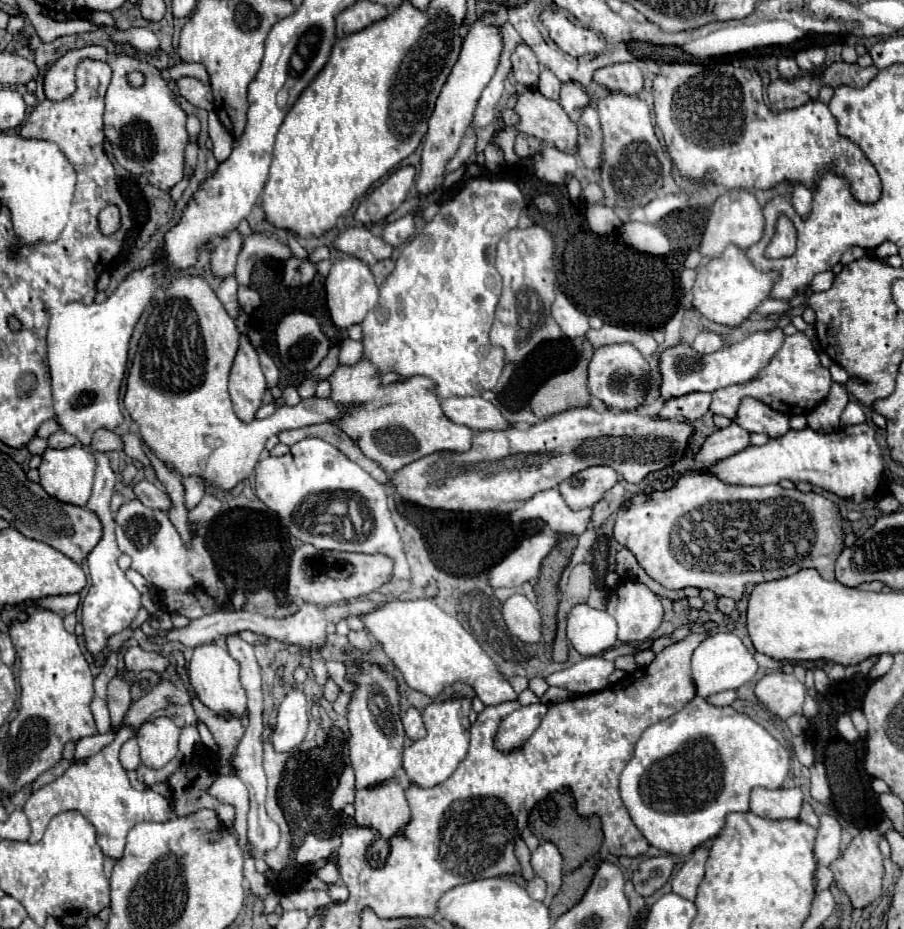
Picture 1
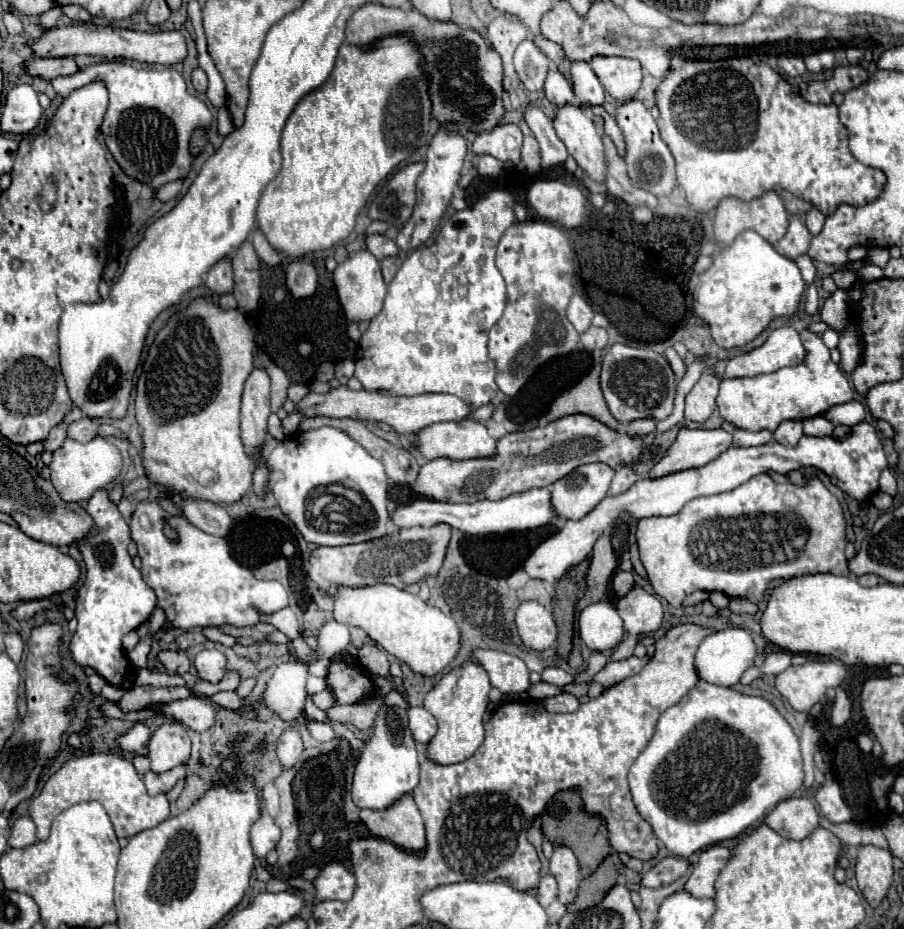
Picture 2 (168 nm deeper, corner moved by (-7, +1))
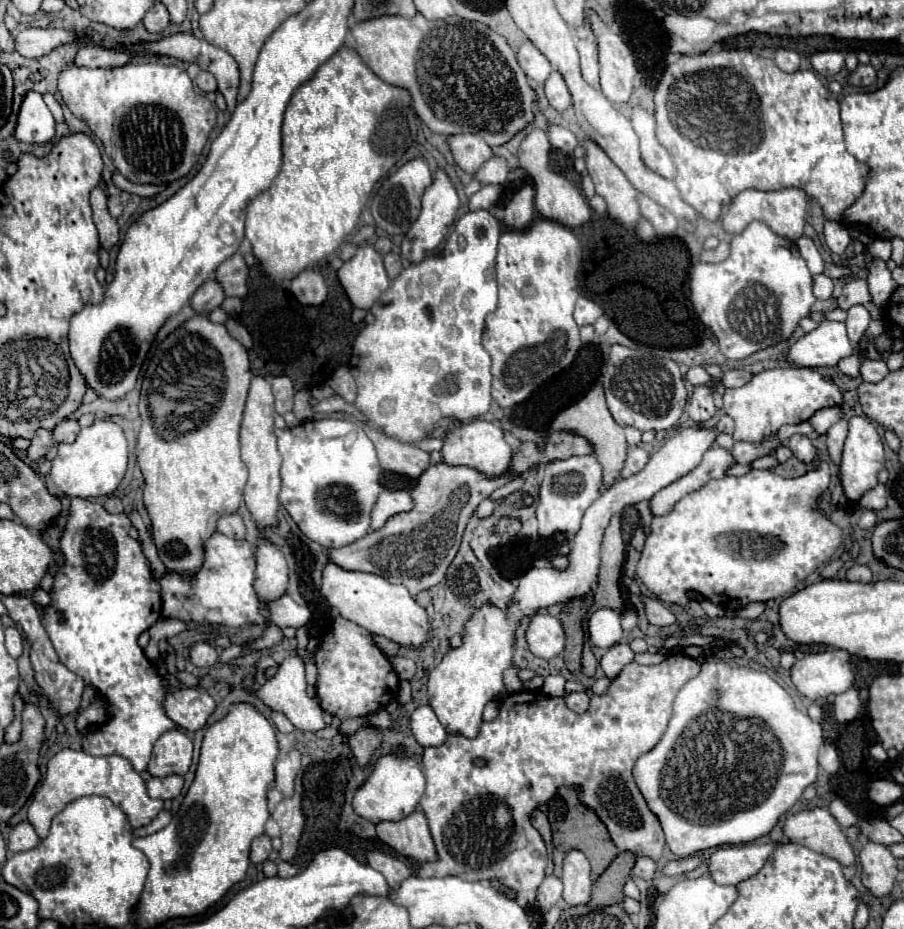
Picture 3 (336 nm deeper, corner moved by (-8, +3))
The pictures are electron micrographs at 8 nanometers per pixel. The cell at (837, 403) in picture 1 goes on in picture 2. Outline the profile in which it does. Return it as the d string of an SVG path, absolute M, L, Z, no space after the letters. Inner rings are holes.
M822 416L806 418L802 424L804 424L804 434L806 436L832 436L832 430L834 430L834 424L830 424Z

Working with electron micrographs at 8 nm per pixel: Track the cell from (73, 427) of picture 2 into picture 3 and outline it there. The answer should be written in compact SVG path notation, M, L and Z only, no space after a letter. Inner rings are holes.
M65 418L63 422L59 422L59 426L55 426L53 434L55 434L55 440L57 442L73 442L79 434L81 426L77 420L71 420L71 418Z

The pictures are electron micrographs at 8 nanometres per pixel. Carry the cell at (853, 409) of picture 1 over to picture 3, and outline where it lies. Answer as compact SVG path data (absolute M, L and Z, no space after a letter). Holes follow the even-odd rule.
M831 406L831 408L823 408L823 410L817 410L809 422L815 426L815 430L819 430L821 434L825 434L829 430L829 426L833 426L837 420L843 418L843 410L841 406Z

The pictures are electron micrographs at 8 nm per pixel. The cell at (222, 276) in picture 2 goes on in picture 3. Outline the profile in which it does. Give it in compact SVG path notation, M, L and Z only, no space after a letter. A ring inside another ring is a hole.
M209 278L191 298L197 314L209 314L213 308L221 306L223 300L225 300L225 290L215 278Z

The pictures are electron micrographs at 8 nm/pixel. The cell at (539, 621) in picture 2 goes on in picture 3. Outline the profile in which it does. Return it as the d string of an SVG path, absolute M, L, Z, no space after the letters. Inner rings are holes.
M535 612L529 618L525 638L527 638L529 650L543 660L549 660L563 652L565 634L563 634L561 622L547 612Z

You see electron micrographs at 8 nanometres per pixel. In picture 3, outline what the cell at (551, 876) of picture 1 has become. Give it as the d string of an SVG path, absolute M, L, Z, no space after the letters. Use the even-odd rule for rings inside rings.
M569 850L563 860L563 900L569 906L579 906L589 902L591 894L591 868L583 852Z

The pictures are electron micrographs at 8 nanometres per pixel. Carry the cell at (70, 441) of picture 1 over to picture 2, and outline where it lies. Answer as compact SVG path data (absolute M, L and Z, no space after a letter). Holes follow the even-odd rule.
M60 424L50 430L50 436L44 440L44 450L54 452L64 444L64 440L66 440L66 428L64 428L64 424Z

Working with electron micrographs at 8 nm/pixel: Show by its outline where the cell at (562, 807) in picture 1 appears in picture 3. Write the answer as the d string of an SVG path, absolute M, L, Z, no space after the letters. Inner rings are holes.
M559 788L557 794L547 802L547 808L549 808L549 818L551 818L551 828L553 828L553 846L557 846L561 852L575 848L587 854L591 862L591 876L599 878L599 874L603 874L603 870L619 854L617 846L609 838L605 824L599 820L599 816L591 808L587 808L579 800L579 794L575 788Z

